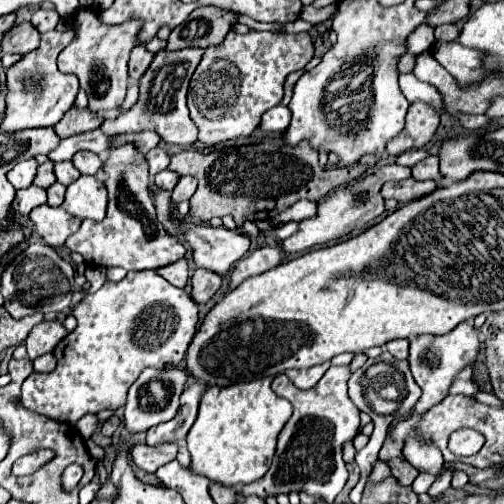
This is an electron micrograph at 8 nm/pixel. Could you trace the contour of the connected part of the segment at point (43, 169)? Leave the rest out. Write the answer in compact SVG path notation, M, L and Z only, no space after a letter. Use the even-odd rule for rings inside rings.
M45 162L37 166L37 176L35 176L35 186L39 188L49 188L55 182L55 174L53 174L53 162Z

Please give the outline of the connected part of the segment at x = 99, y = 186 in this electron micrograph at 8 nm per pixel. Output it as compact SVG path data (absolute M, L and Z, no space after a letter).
M81 176L79 180L67 186L63 208L81 220L91 218L91 220L101 222L107 210L105 184L97 180L95 176Z

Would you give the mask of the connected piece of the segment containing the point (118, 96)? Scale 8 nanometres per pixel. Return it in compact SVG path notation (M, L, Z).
M77 8L73 32L75 38L71 44L59 54L59 70L65 74L75 74L81 82L81 88L89 94L89 110L93 114L101 114L105 120L113 120L121 114L121 102L125 100L127 90L127 62L129 54L135 46L145 46L149 52L159 52L165 46L165 40L157 36L151 40L139 40L143 22L127 20L119 26L107 26L99 20L95 8Z

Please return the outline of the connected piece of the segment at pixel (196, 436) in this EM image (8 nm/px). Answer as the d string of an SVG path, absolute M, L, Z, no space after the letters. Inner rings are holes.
M271 378L231 384L225 388L209 386L201 398L199 416L187 434L187 450L191 452L191 470L225 486L241 486L247 482L255 482L257 478L265 476L269 460L273 458L277 448L277 436L291 418L291 412L293 412L291 402L277 396L271 390Z

